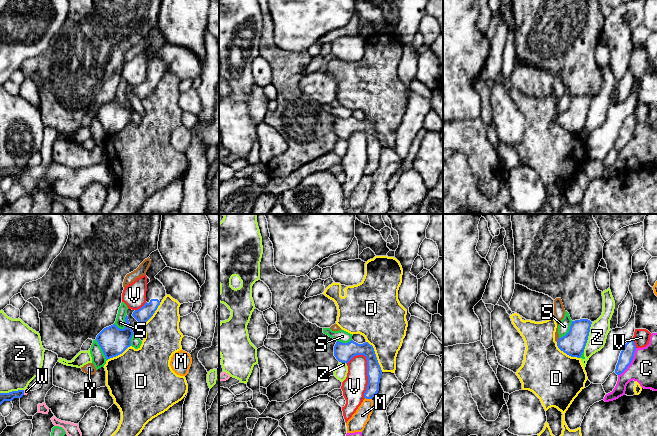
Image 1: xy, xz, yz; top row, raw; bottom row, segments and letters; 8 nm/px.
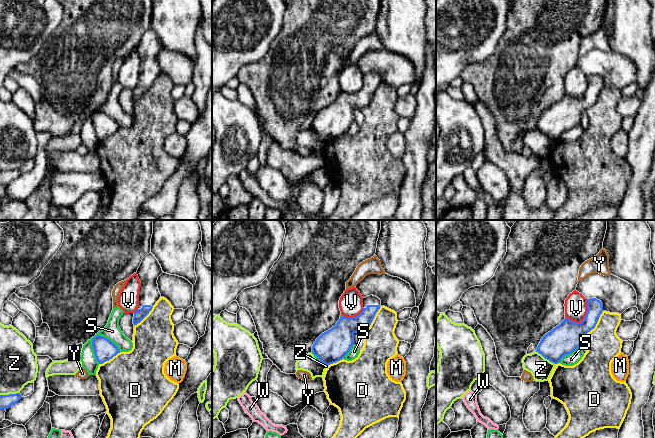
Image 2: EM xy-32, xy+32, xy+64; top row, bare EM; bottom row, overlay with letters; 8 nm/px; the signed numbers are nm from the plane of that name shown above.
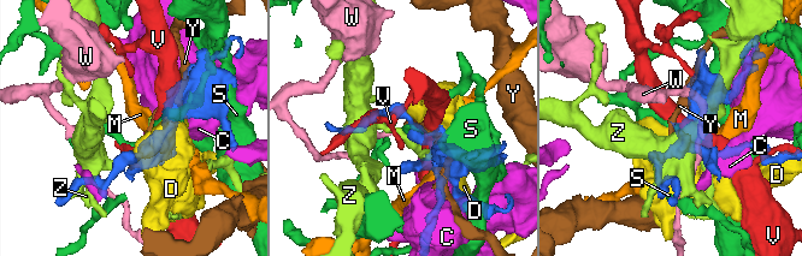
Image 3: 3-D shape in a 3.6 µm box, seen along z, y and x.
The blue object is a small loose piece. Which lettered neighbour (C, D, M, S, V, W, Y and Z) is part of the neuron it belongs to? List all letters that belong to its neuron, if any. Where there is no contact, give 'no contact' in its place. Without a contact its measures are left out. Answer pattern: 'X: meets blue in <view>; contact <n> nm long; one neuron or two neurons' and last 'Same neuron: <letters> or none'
C: meets blue in yz; contact 260 nm long; two neurons
D: meets blue in xz; contact 280 nm long; two neurons
M: meets blue in xz; contact 60 nm long; two neurons
S: meets blue in xy; contact 130 nm long; two neurons
V: meets blue in xz; contact 360 nm long; two neurons
W: meets blue in xy; contact 40 nm long; two neurons
Y: meets blue in yz; contact 40 nm long; two neurons
Z: meets blue in yz; contact 260 nm long; two neurons
Same neuron: none

